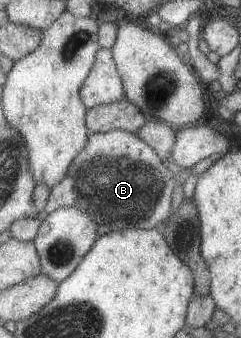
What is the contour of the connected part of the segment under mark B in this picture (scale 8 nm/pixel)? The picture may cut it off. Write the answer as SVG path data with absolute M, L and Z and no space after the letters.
M120 129L89 134L86 146L75 157L71 167L68 168L66 177L50 189L45 211L48 214L62 207L76 207L89 214L97 225L108 225L111 231L127 228L150 230L159 227L172 213L173 189L183 184L187 177L188 173L185 169L172 175L167 170L166 163L162 162L155 151L135 134Z

